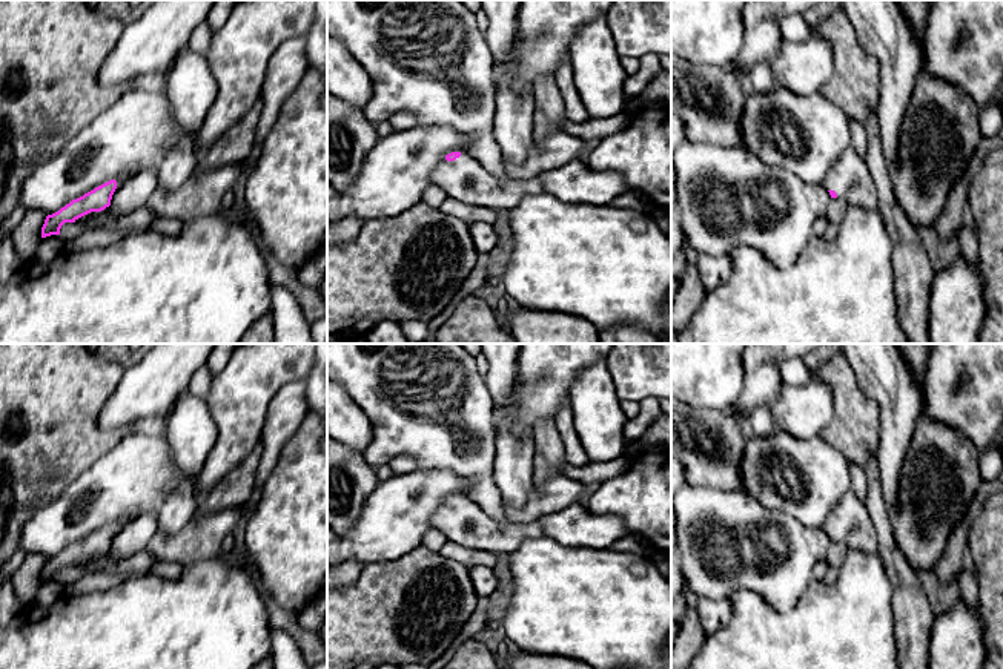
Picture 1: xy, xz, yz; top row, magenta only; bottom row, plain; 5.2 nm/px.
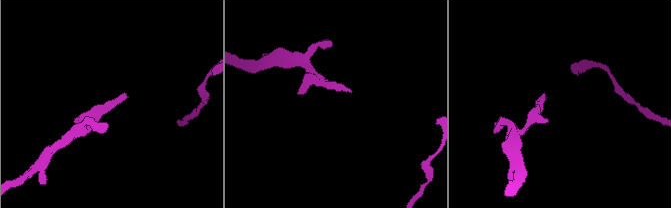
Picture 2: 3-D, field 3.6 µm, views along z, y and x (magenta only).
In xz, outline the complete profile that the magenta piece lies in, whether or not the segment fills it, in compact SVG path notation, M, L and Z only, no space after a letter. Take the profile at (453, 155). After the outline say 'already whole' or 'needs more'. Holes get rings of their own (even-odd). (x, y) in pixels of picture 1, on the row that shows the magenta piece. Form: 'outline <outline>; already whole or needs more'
outline M452 152L430 176L432 186L445 190L447 196L465 204L484 206L499 213L516 207L525 195L544 192L539 178L499 181L467 152Z; needs more

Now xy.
outline M134 175L111 180L83 196L72 199L58 212L48 215L41 227L41 238L60 235L60 229L65 222L75 222L78 218L91 212L101 212L109 207L115 189L121 187L131 176Z; needs more

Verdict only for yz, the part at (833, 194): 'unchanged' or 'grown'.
grown

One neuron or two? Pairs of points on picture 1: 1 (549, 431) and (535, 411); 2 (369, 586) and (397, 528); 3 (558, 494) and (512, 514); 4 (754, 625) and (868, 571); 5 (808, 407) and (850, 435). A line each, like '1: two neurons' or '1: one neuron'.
1: two neurons
2: two neurons
3: one neuron
4: one neuron
5: two neurons

